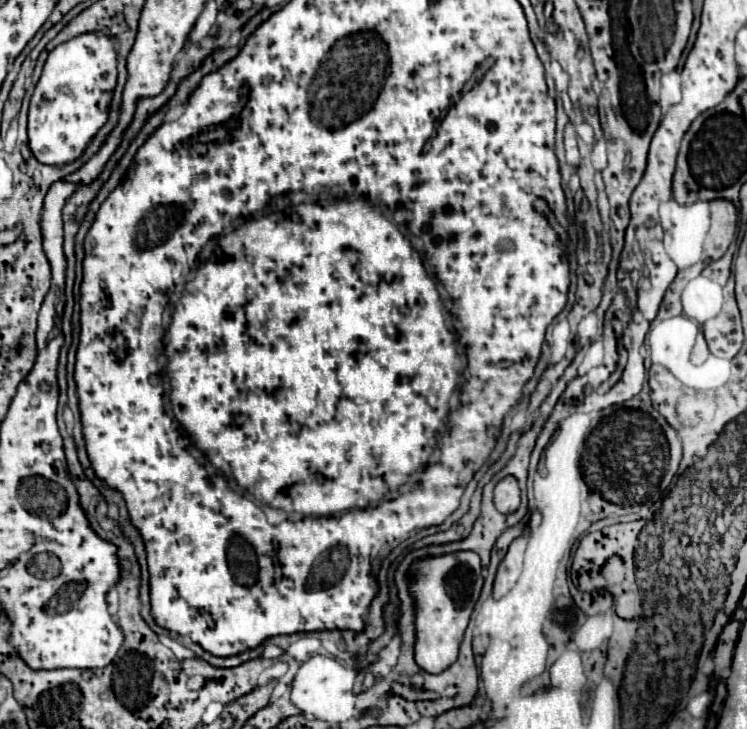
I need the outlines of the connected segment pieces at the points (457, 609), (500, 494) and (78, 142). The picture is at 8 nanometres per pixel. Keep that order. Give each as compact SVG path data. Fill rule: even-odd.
M457 551L411 563L409 593L415 599L415 661L423 671L437 675L457 661L459 645L481 587L481 559L475 551Z
M507 475L495 485L495 507L501 513L513 513L519 507L519 483Z
M83 33L57 45L45 61L29 105L28 143L35 159L45 165L77 161L107 123L115 85L117 43L111 35ZM101 103L107 105L103 107Z

